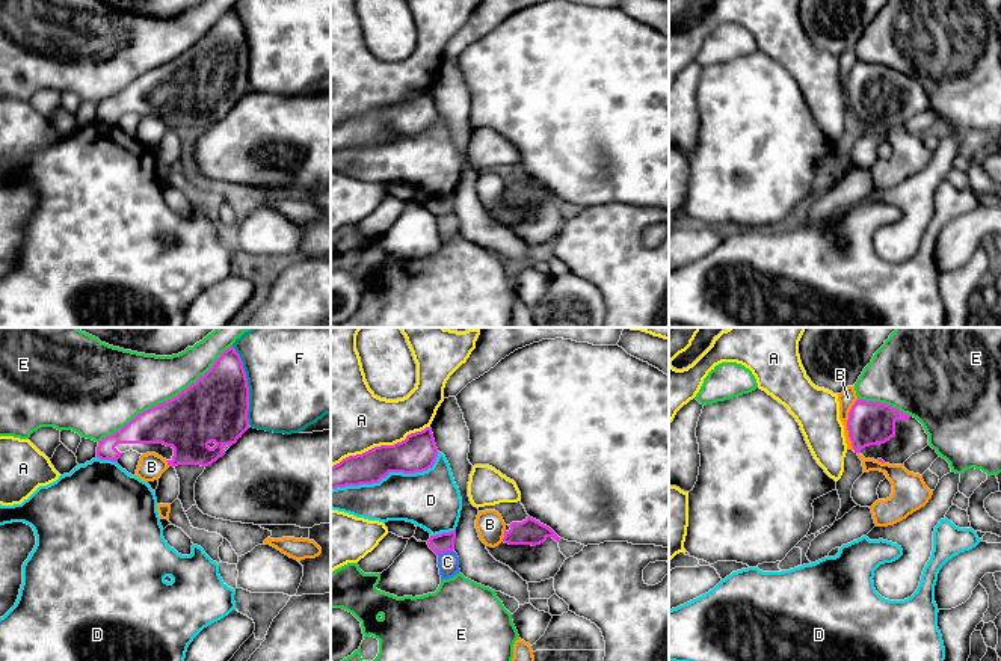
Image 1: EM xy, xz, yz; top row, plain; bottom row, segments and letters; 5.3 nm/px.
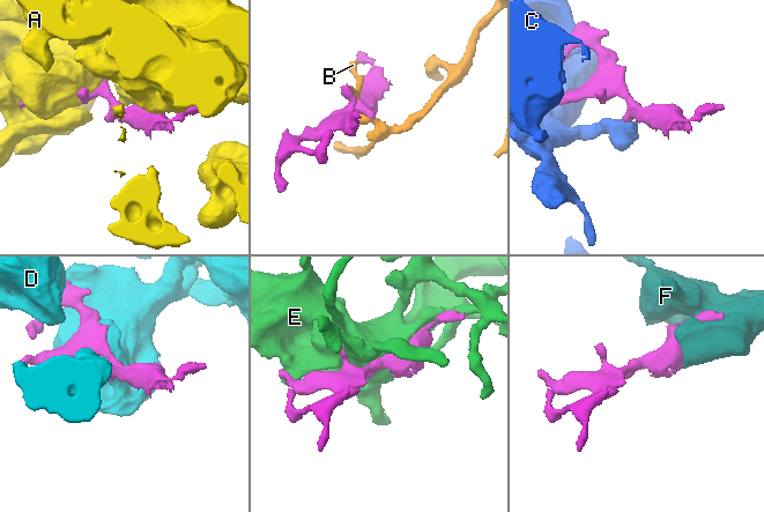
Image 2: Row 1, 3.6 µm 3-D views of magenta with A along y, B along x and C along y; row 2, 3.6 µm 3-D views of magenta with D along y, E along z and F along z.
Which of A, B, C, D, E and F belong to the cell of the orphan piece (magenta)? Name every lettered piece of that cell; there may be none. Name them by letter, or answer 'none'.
none

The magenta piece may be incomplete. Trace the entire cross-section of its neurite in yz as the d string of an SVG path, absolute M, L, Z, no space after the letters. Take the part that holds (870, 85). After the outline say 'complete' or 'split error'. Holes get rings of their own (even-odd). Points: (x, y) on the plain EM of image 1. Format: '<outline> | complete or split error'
M858 60L849 74L847 92L855 115L889 127L904 127L912 116L929 107L929 97L916 80L879 63Z | split error

